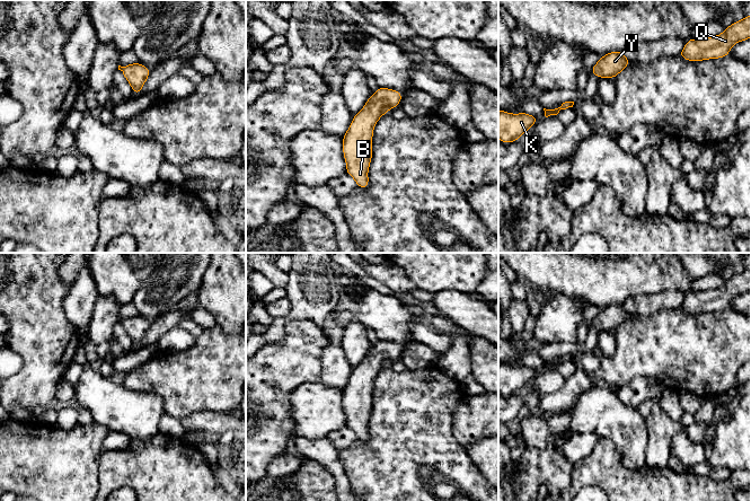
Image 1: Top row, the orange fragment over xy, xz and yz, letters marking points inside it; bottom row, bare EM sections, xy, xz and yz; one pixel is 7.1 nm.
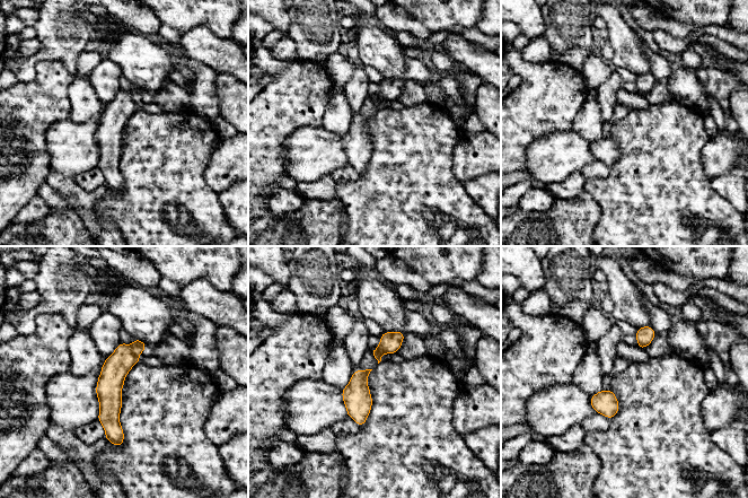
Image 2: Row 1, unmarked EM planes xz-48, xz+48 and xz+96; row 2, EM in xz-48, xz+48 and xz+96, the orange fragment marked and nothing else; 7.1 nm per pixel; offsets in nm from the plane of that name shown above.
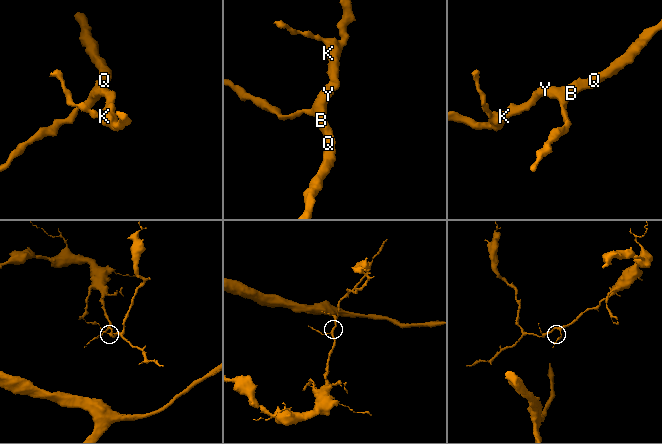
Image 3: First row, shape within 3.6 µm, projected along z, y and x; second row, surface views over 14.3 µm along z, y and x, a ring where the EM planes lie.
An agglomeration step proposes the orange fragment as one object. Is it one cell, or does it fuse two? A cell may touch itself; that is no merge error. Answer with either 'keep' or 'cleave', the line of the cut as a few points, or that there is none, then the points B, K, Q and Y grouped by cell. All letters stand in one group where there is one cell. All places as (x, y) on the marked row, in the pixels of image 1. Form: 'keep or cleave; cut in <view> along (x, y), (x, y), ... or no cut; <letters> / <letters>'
keep; no cut; B K Q Y

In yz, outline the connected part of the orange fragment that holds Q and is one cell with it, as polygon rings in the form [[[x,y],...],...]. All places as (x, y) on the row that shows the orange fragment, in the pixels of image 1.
[[[751,15],[742,20],[733,23],[717,36],[688,39],[679,55],[691,62],[725,58],[730,54],[734,44],[750,37]]]

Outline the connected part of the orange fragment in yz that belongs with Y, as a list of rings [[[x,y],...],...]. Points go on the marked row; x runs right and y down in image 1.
[[[613,51],[603,56],[590,70],[590,73],[595,74],[598,78],[616,78],[630,61],[622,52]]]

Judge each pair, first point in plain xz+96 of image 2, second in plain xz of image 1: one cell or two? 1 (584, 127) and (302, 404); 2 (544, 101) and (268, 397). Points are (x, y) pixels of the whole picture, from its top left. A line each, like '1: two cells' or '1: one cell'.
1: two cells
2: one cell

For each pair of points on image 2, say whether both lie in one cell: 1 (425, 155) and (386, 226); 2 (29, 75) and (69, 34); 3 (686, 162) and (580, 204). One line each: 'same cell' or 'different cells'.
1: same cell
2: same cell
3: different cells

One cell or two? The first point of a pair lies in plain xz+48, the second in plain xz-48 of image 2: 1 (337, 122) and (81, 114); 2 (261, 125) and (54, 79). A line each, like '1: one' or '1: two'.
1: one
2: one

